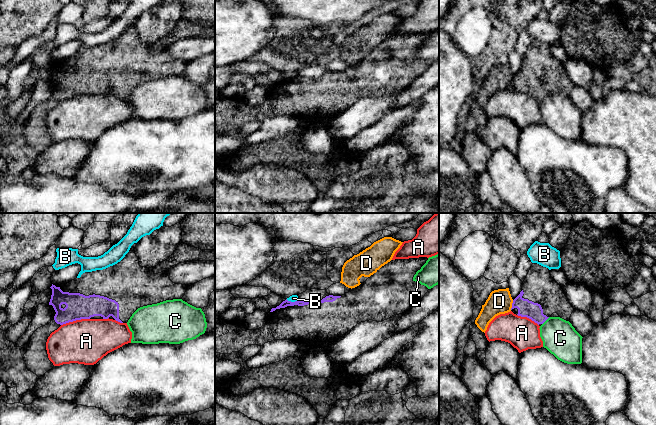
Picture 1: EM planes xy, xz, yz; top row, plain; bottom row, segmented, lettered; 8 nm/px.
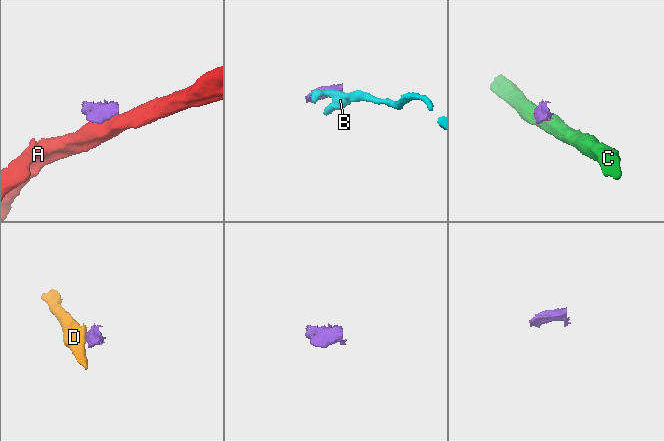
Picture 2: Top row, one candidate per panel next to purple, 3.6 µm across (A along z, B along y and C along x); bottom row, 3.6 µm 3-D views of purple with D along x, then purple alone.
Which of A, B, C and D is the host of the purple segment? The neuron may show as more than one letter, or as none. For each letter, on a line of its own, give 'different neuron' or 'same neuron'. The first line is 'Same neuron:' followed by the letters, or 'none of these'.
Same neuron: none of these
A: different neuron
B: different neuron
C: different neuron
D: different neuron

